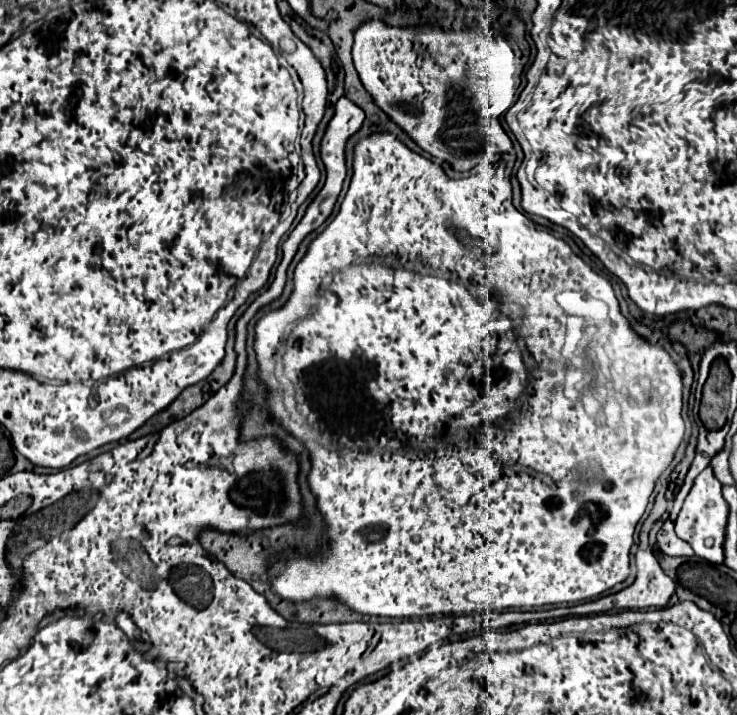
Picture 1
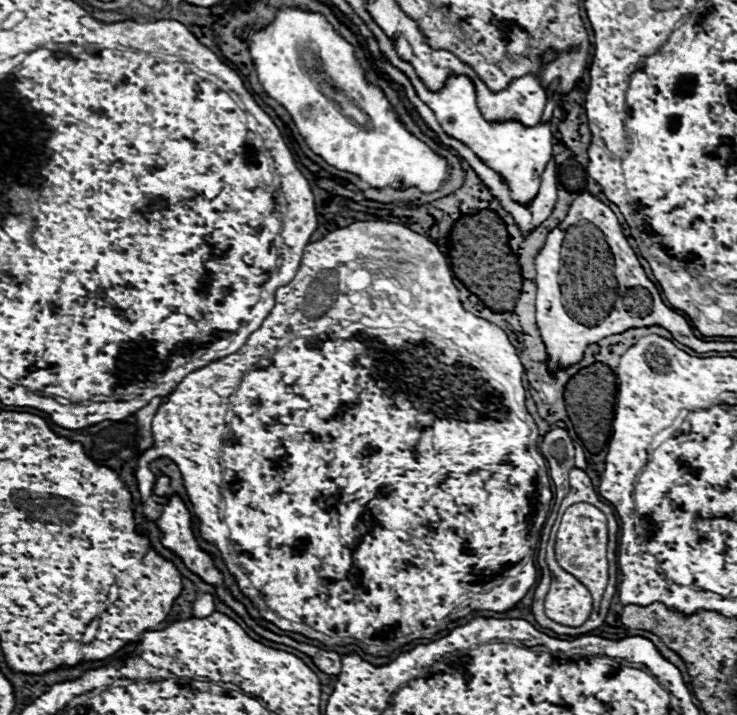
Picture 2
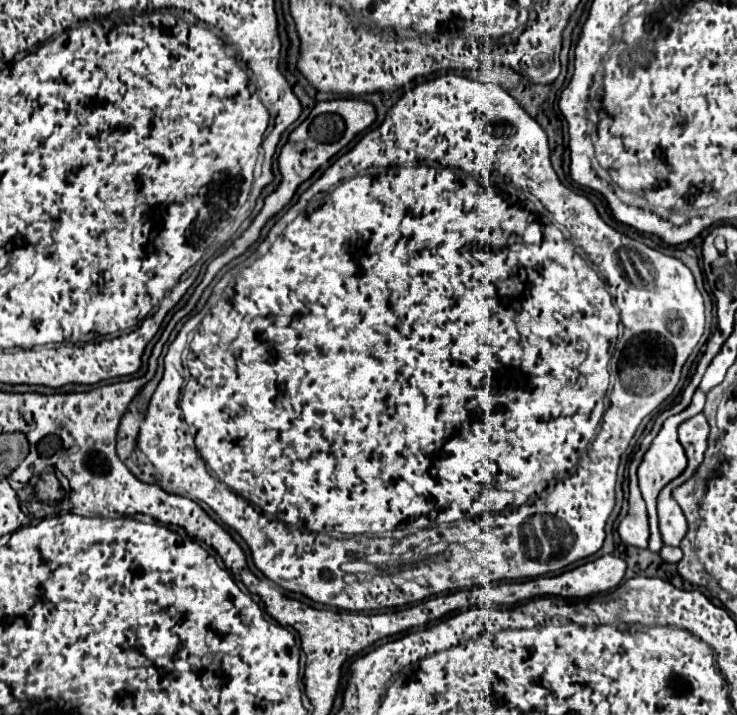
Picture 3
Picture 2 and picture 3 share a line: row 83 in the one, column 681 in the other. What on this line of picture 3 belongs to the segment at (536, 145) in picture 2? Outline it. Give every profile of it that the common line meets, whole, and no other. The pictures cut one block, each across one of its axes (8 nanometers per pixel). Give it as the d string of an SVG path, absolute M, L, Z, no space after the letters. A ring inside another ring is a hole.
M660 430L660 434L654 438L650 450L644 454L642 458L642 464L638 466L638 484L640 484L640 492L644 496L644 502L648 506L648 520L650 520L650 544L648 544L648 550L650 552L658 552L664 544L662 544L662 538L660 538L660 532L658 532L658 516L656 516L656 496L658 492L672 480L676 478L684 466L686 466L686 454L684 454L684 448L682 444L678 442L678 434L676 430Z

